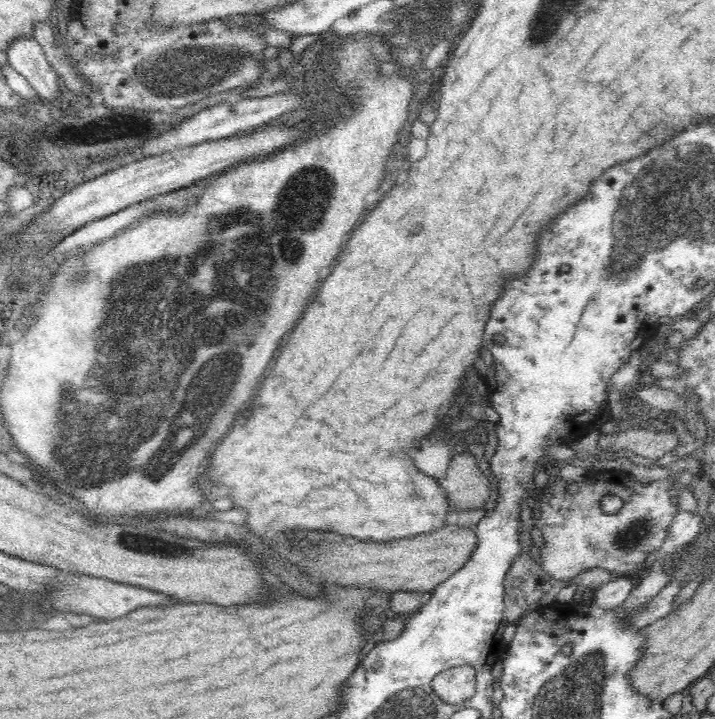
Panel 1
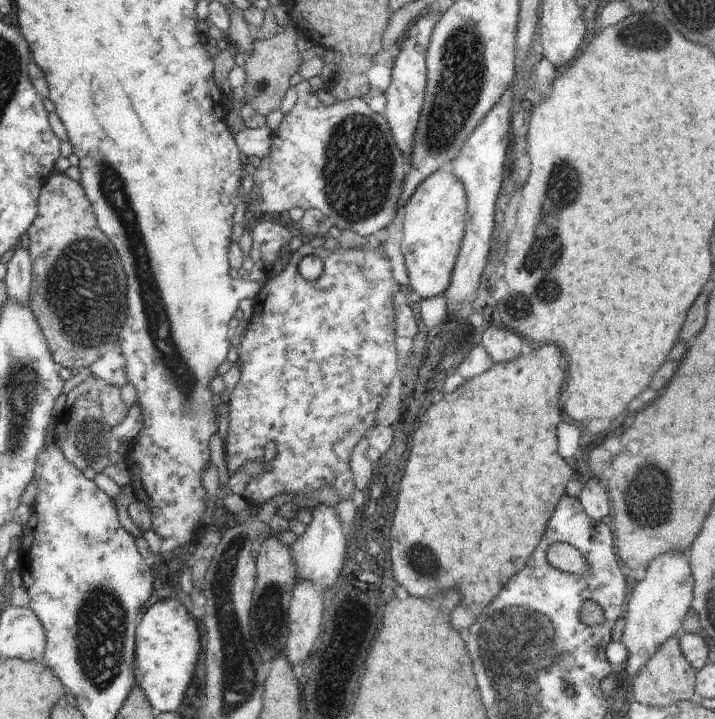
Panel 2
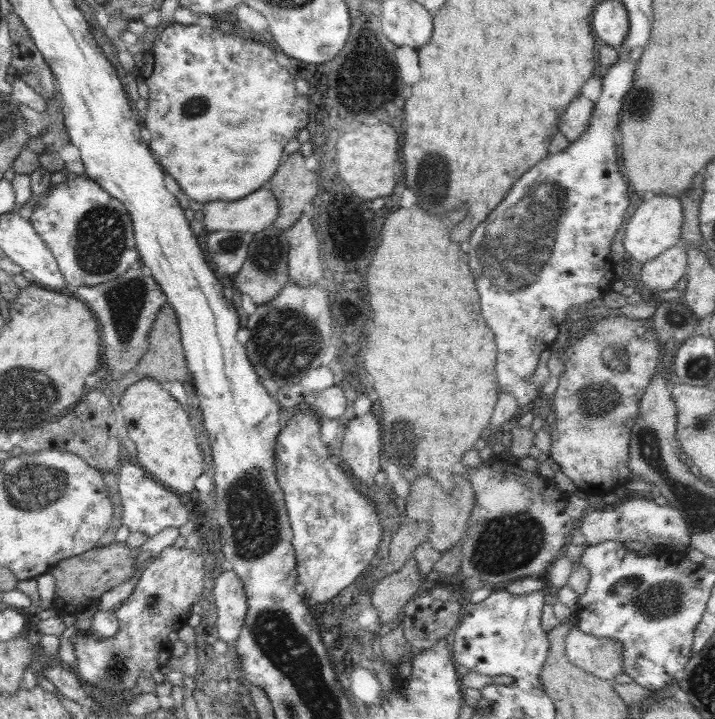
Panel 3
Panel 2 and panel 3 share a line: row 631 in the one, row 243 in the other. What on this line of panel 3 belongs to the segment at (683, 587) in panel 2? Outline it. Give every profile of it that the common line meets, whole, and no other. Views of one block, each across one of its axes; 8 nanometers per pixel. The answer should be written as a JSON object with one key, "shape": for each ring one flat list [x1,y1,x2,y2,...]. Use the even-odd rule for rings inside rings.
{"shape":[[664,194,648,195,631,217,624,232,623,245,633,262,643,264,648,260,654,260,668,248,683,247,684,241,680,237,682,236,683,208,679,198]]}

